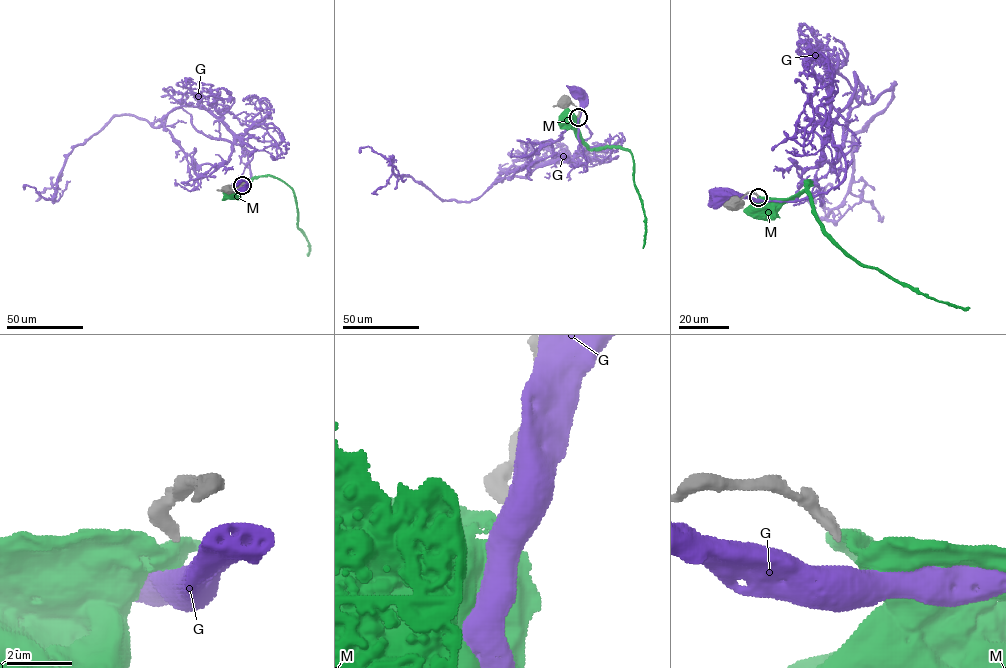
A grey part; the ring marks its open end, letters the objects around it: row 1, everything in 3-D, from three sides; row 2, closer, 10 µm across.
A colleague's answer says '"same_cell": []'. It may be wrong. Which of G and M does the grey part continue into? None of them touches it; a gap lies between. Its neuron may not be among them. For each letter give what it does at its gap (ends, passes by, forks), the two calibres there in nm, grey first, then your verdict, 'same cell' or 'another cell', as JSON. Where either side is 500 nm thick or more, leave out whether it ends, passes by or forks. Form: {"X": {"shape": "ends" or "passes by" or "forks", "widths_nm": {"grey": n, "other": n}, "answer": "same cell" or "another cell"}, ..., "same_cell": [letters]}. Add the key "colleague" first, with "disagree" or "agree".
{"colleague": "agree", "G": {"widths_nm": {"grey": 360, "other": 850}, "answer": "another cell"}, "M": {"widths_nm": {"grey": 360, "other": 600}, "answer": "another cell"}, "same_cell": []}

